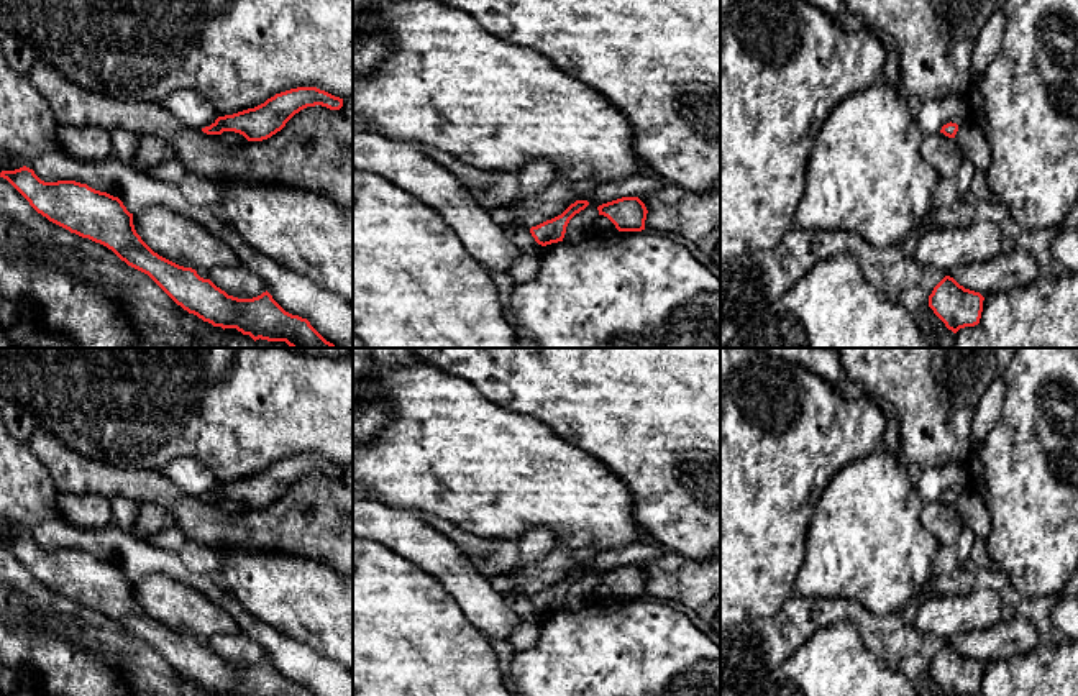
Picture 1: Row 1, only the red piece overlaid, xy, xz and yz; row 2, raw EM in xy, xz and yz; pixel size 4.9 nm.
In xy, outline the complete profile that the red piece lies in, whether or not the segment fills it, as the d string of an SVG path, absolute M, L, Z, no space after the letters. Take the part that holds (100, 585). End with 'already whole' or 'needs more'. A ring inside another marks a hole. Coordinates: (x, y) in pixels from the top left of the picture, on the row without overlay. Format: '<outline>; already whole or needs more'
M23 533L2 538L30 573L49 589L112 617L128 634L148 642L177 673L222 696L313 696L285 680L266 658L253 666L228 663L192 635L154 620L136 601L133 581L118 565L75 548L44 550Z; already whole

